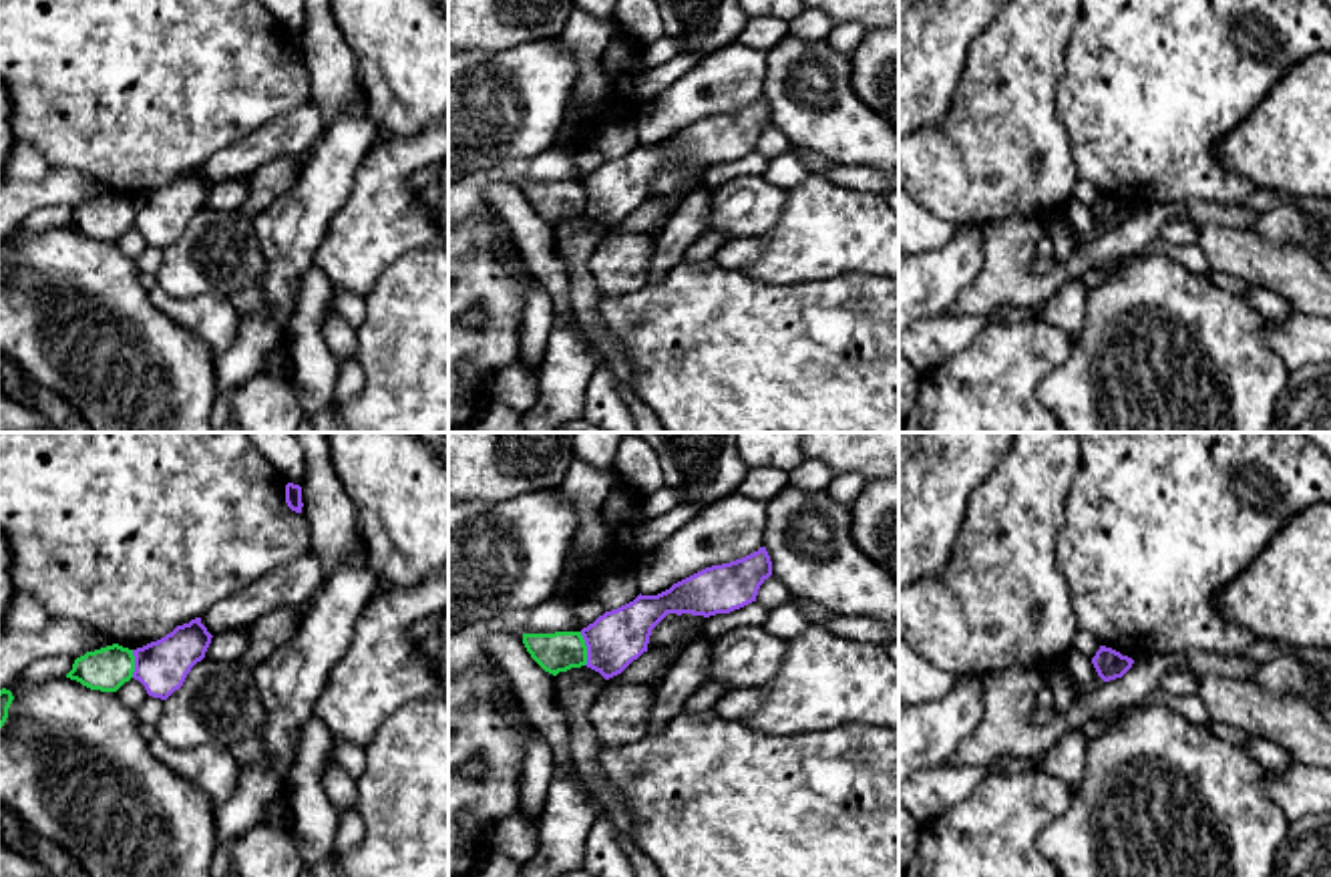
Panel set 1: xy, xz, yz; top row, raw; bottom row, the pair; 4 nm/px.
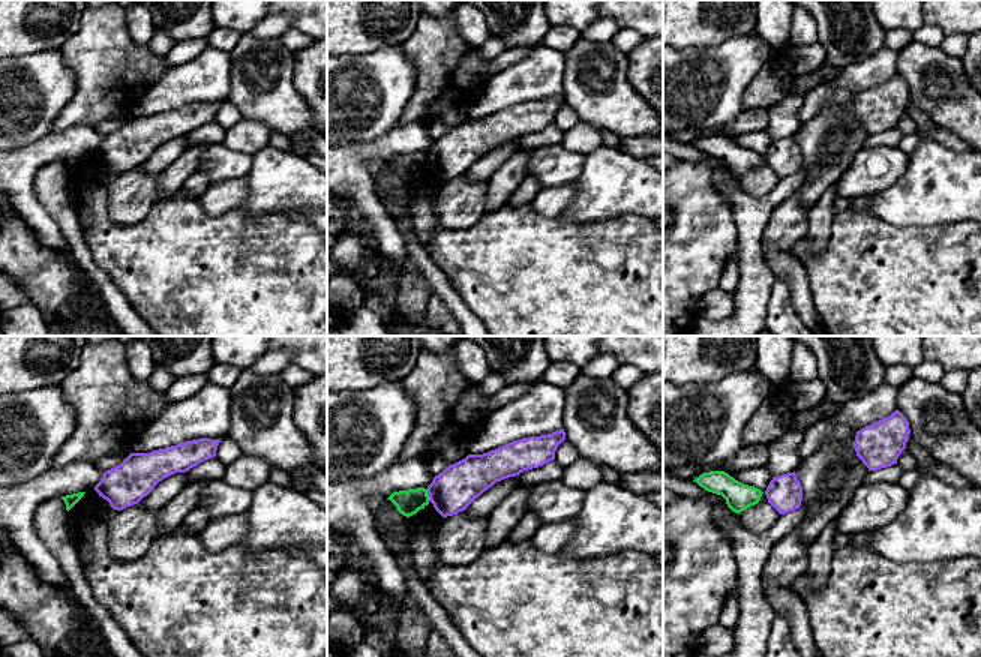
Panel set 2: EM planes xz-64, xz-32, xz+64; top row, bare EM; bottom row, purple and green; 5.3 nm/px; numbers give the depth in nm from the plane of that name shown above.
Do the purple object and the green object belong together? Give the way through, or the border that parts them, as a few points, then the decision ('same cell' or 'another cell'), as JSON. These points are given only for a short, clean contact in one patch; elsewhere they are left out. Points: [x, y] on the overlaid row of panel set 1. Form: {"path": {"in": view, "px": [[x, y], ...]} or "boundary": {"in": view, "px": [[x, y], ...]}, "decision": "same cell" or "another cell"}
{"boundary": {"in": "xz", "px": [[580, 632], [586, 644], [586, 664]]}, "decision": "another cell"}

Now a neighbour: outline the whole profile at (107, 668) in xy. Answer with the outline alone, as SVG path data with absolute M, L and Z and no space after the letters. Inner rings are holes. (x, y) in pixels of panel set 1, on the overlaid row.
M113 644L76 658L66 678L90 690L117 692L133 678L133 672L133 650Z

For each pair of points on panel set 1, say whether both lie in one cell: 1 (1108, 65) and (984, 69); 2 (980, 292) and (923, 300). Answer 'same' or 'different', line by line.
1: different
2: different

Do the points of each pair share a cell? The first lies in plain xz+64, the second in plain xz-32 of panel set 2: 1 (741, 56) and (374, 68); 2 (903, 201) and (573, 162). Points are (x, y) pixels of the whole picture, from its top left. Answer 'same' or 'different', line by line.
1: same
2: different

